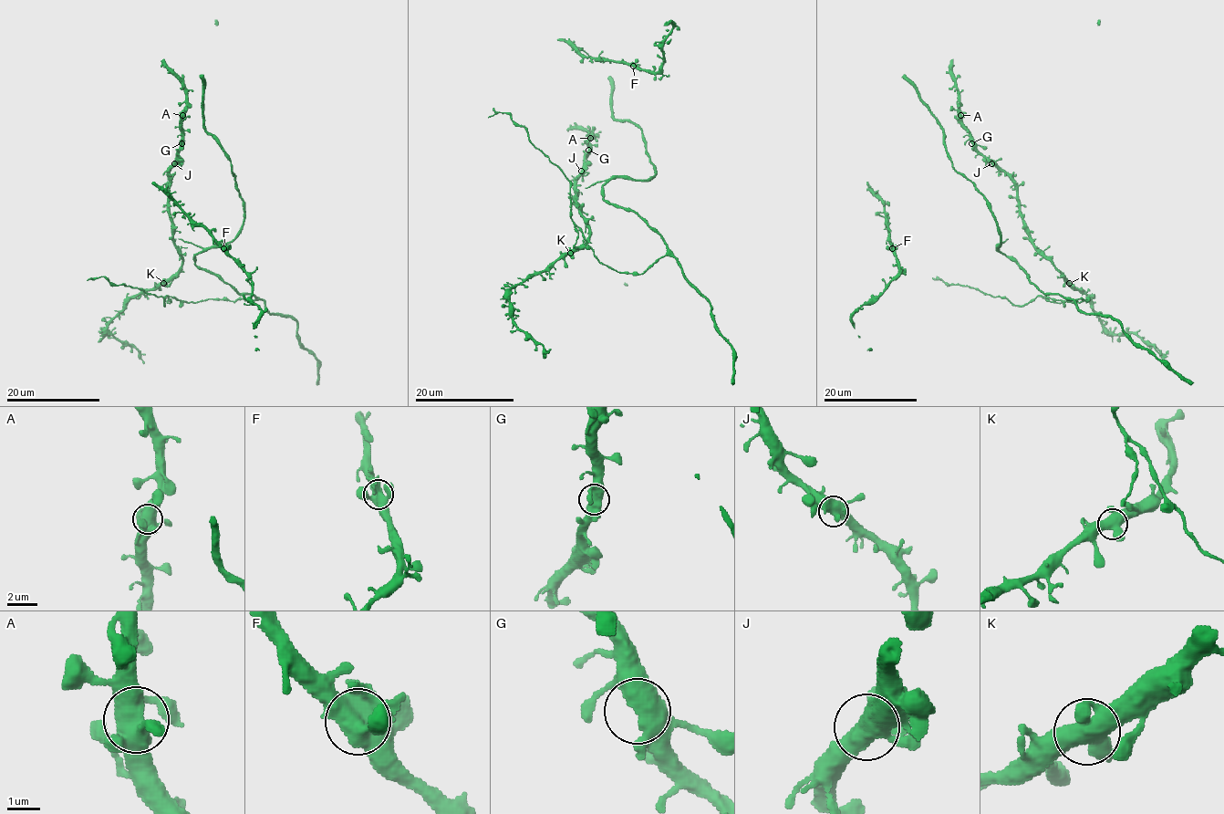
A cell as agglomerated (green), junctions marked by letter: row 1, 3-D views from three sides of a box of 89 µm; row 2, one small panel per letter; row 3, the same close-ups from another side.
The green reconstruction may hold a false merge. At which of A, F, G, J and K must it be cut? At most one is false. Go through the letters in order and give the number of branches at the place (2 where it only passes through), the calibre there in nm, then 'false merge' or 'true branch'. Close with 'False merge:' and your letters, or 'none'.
A: 5 | 500 nm | true branch
F: 5 | 550 nm | true branch
G: 3 | 550 nm | true branch
J: 5 | 550 nm | true branch
K: 4 | 500 nm | true branch
False merge: none

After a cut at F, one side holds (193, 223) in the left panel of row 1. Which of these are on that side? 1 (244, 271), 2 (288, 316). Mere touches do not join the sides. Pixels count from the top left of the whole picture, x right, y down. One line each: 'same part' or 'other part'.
1: other part
2: same part

